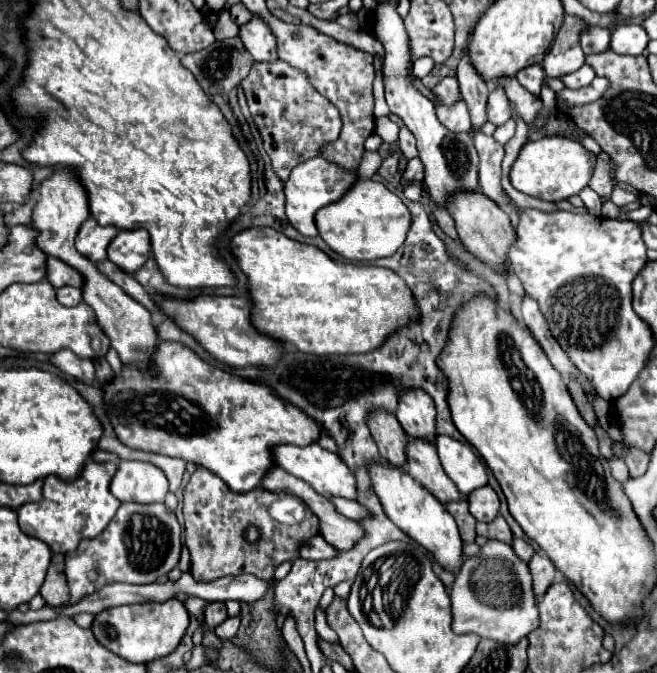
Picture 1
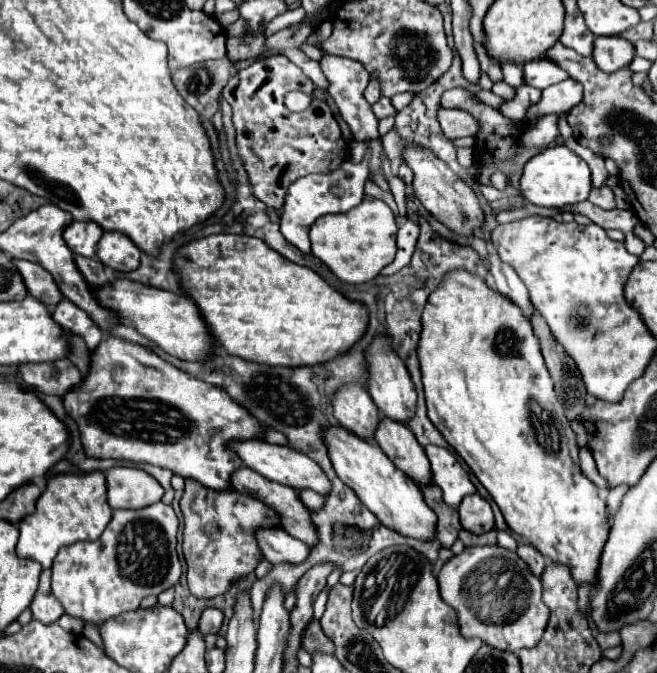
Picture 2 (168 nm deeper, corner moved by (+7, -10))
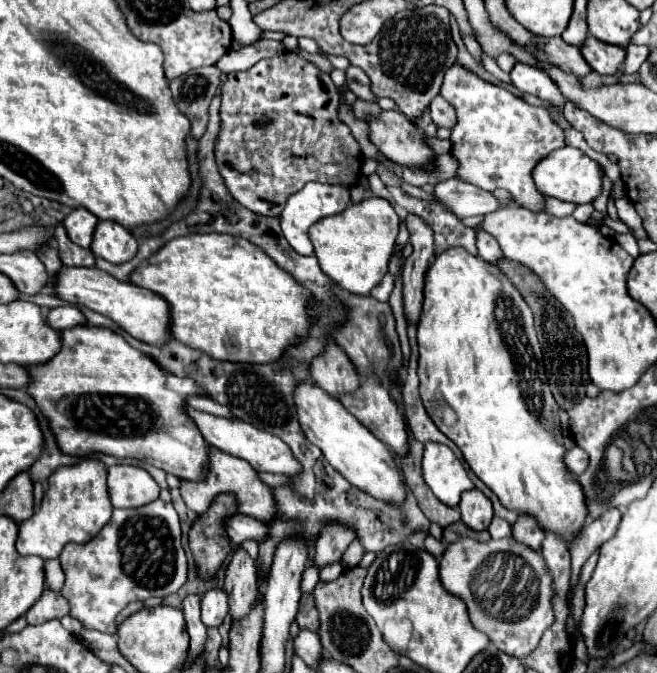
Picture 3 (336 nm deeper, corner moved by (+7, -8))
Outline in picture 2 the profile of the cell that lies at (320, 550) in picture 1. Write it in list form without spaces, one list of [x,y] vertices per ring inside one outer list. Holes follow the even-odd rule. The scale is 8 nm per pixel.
[[[261,530],[257,534],[261,552],[271,564],[303,564],[309,558],[309,546],[285,534],[285,530]]]

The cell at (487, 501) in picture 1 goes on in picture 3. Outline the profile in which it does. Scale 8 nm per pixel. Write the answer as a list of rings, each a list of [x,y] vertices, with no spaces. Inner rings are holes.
[[[477,488],[461,494],[459,508],[461,508],[461,520],[473,530],[487,530],[487,526],[493,520],[491,500]]]

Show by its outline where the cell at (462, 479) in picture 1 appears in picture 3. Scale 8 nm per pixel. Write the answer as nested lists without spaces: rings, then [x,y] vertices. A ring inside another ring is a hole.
[[[425,444],[423,452],[423,478],[431,492],[449,506],[459,504],[459,496],[465,490],[473,490],[463,464],[455,458],[453,450],[445,444]]]

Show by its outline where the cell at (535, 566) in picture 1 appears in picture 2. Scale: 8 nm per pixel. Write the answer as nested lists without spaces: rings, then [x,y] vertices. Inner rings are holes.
[[[519,544],[519,548],[517,548],[517,556],[529,566],[529,570],[531,570],[531,574],[533,576],[541,576],[543,574],[543,570],[547,568],[547,560],[533,548],[533,546],[529,546],[529,544]]]

